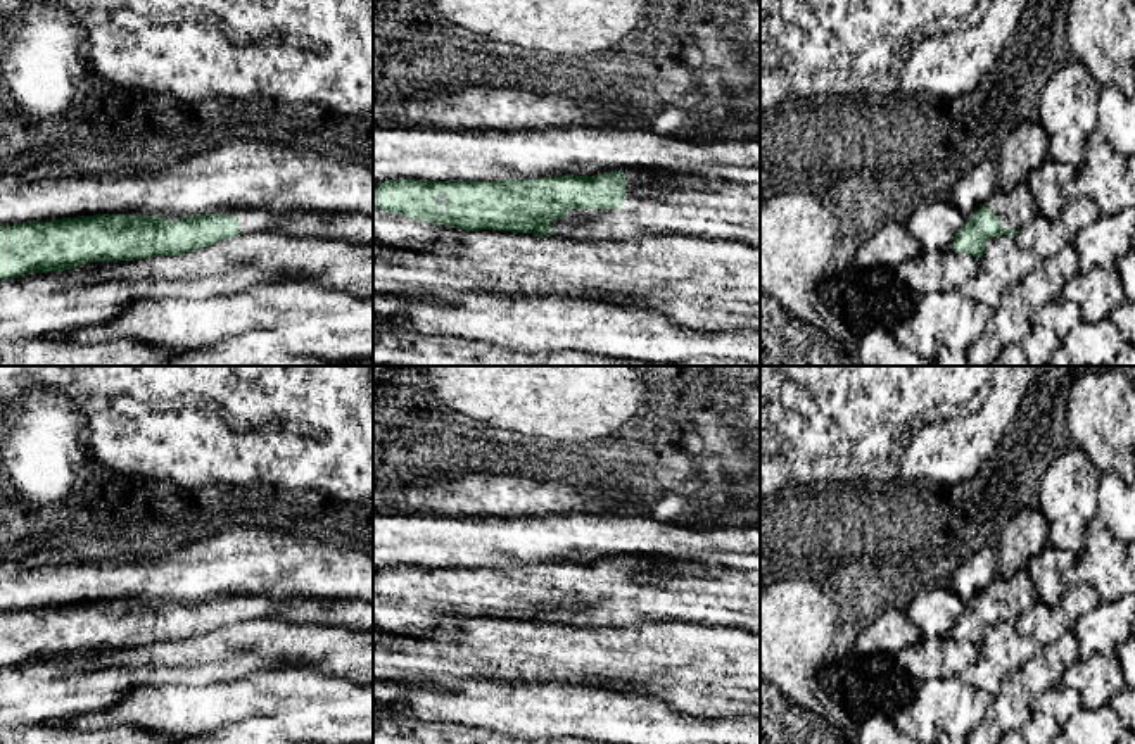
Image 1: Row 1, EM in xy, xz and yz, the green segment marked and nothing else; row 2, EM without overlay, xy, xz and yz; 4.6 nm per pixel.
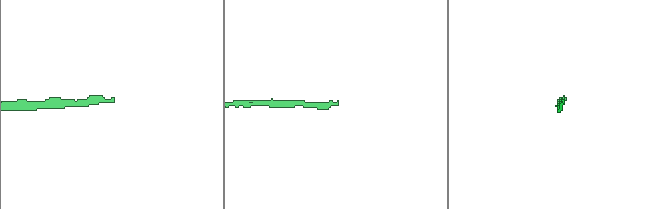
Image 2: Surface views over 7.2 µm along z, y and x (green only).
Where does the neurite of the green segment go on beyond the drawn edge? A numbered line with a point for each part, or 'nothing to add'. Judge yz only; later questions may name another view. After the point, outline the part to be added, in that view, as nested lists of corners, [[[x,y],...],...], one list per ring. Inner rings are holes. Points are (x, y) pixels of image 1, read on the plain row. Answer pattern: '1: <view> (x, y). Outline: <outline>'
1: yz (1014, 594). Outline: [[[1026,568],[1009,578],[997,575],[986,594],[999,604],[1002,616],[1019,618],[1037,602],[1035,583]]]

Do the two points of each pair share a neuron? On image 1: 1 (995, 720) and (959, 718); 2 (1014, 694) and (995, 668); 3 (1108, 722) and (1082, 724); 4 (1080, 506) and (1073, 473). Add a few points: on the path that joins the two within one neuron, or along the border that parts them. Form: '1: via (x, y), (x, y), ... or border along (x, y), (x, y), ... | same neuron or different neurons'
1: border along (992, 698), (983, 718), (976, 725) | different neurons
2: border along (1016, 672), (1004, 679), (1002, 687), (992, 698) | different neurons
3: via (1101, 724), (1089, 724) | same neuron
4: via (1073, 498), (1073, 482) | same neuron

